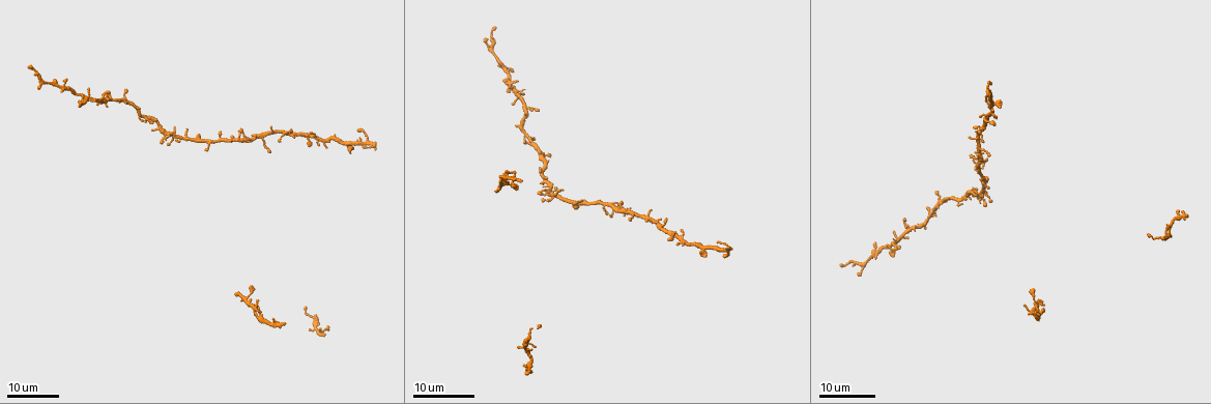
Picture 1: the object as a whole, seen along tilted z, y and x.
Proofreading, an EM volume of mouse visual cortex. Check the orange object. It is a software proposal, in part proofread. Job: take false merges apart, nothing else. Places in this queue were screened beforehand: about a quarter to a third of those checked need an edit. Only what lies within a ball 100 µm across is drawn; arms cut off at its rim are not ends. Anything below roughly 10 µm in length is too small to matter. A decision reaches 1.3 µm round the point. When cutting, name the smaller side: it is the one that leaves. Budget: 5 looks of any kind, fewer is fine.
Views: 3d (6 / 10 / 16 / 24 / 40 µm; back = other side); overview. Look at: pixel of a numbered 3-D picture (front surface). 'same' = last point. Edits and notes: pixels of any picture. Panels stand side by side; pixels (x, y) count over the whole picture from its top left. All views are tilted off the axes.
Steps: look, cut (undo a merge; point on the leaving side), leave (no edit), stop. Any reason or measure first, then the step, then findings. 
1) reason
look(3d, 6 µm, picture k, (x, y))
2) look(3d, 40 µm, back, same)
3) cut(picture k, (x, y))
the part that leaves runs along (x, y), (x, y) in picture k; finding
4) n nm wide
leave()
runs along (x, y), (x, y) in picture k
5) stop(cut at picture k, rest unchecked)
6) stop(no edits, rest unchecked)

look(3d, 24 µm, picture 1, (979, 150))

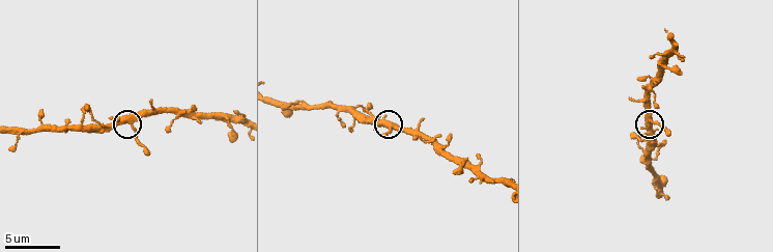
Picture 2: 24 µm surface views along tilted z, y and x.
look(3d, 6 µm, picture 2, (390, 126))

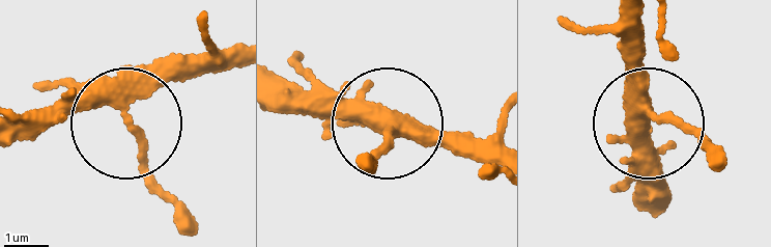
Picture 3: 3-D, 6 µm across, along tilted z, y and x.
330 nm wide
leave()
runs along (189, 69), (124, 114), (146, 170), (186, 218) in picture 3; continuous, no second neuron

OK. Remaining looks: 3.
four-way junction
look(3d, 16 µm, picture 1, (346, 147))

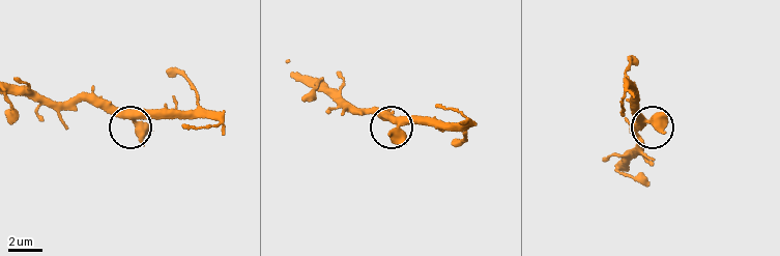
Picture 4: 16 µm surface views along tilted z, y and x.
zoom in
look(3d, 6 µm, picture 4, (399, 129))

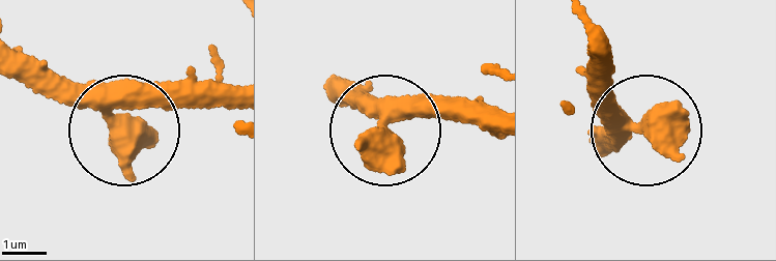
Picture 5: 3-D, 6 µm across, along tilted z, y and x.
4 arms
leave()
runs along (23, 71), (119, 120), (127, 96), (193, 78) in picture 5; continuous, no second neuron

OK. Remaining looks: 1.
stop(no edits, rest unchecked)

